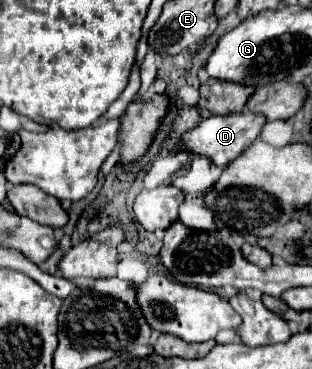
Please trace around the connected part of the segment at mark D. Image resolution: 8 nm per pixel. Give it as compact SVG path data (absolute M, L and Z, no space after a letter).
M241 112L241 114L227 114L227 116L213 116L203 120L197 128L189 130L183 138L181 144L187 152L193 154L203 154L213 160L217 166L225 166L231 160L235 160L245 148L249 148L261 134L265 126L265 116L253 114L253 112Z

